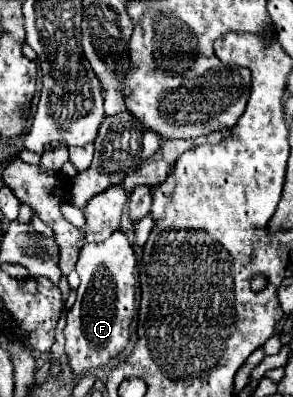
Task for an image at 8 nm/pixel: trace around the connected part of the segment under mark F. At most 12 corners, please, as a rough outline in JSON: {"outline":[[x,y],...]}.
{"outline":[[125,233],[81,249],[67,313],[73,373],[129,341],[135,251]]}

